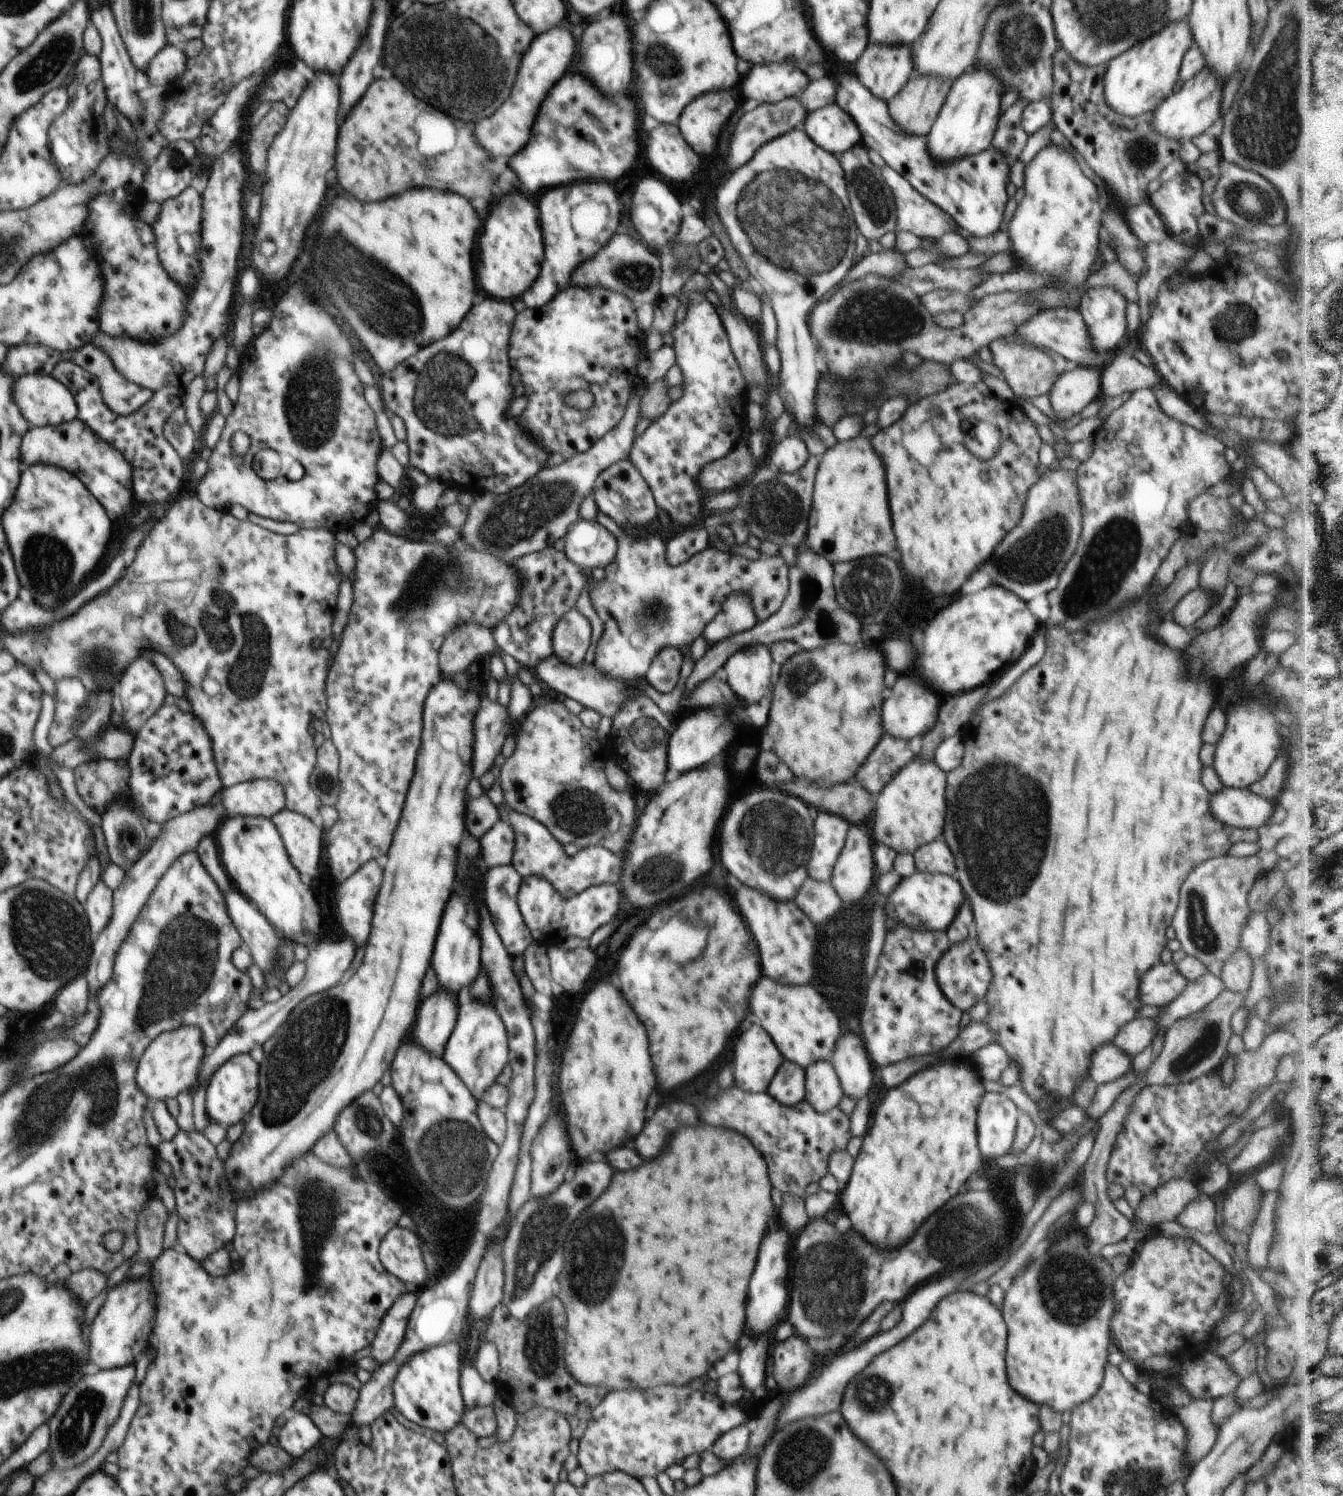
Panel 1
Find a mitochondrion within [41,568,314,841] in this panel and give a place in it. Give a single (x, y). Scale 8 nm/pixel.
(246, 674)

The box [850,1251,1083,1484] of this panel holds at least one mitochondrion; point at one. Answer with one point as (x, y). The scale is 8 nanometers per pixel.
(874, 1394)

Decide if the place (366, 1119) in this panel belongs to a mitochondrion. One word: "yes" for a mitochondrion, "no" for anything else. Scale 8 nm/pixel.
yes

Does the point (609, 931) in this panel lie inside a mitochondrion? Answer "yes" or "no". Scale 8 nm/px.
no

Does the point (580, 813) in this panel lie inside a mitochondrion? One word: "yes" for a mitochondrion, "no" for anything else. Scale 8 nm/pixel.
yes

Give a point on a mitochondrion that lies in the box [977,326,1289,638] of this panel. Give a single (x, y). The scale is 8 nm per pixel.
(1114, 549)

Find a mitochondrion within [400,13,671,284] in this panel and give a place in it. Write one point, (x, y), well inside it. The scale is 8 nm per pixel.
(461, 36)

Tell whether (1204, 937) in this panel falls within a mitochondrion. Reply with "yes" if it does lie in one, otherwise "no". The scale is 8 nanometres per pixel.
yes

